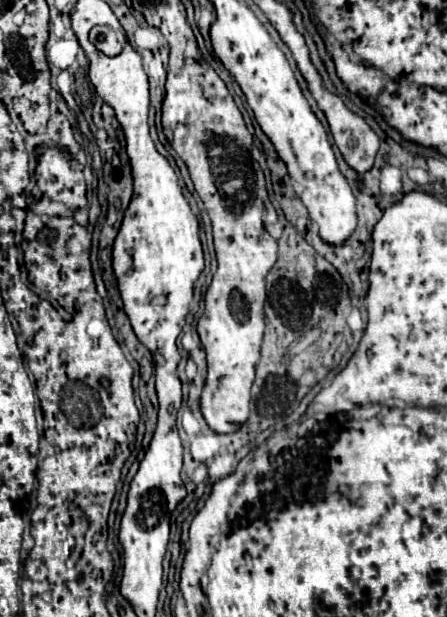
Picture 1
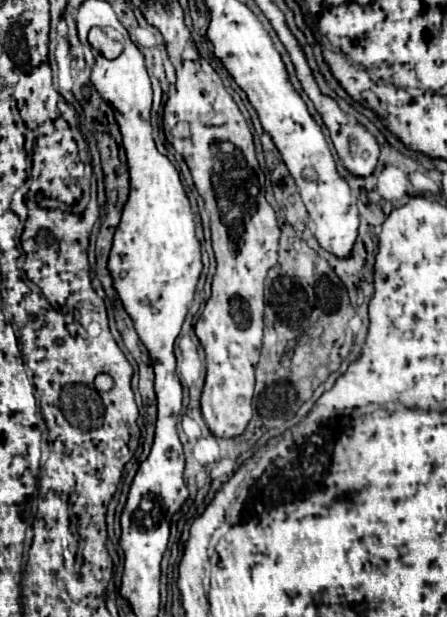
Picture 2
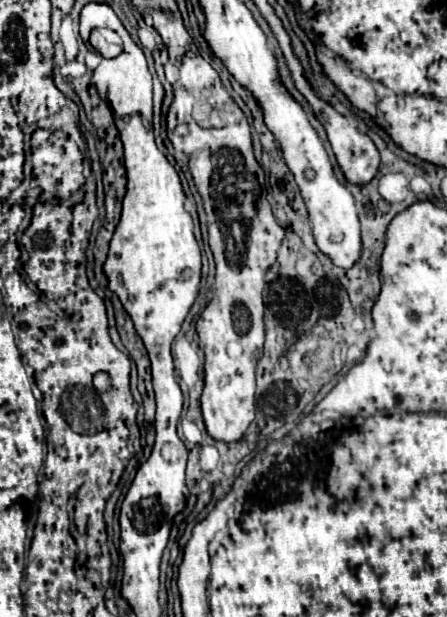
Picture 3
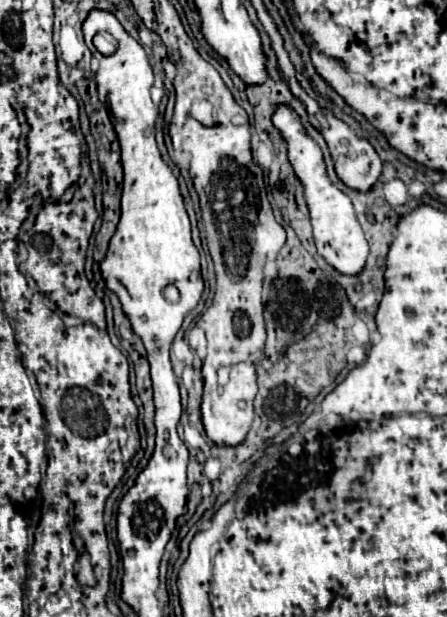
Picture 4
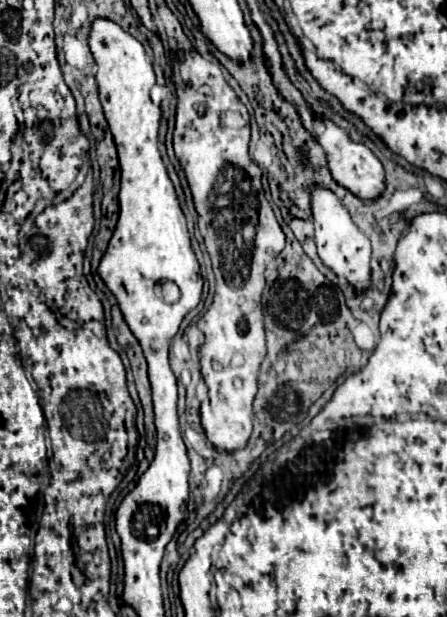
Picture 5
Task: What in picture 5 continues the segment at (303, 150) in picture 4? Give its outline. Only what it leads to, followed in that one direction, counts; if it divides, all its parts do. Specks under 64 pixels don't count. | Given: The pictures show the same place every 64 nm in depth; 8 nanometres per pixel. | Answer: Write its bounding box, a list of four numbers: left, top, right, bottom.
[312,186,372,294]

